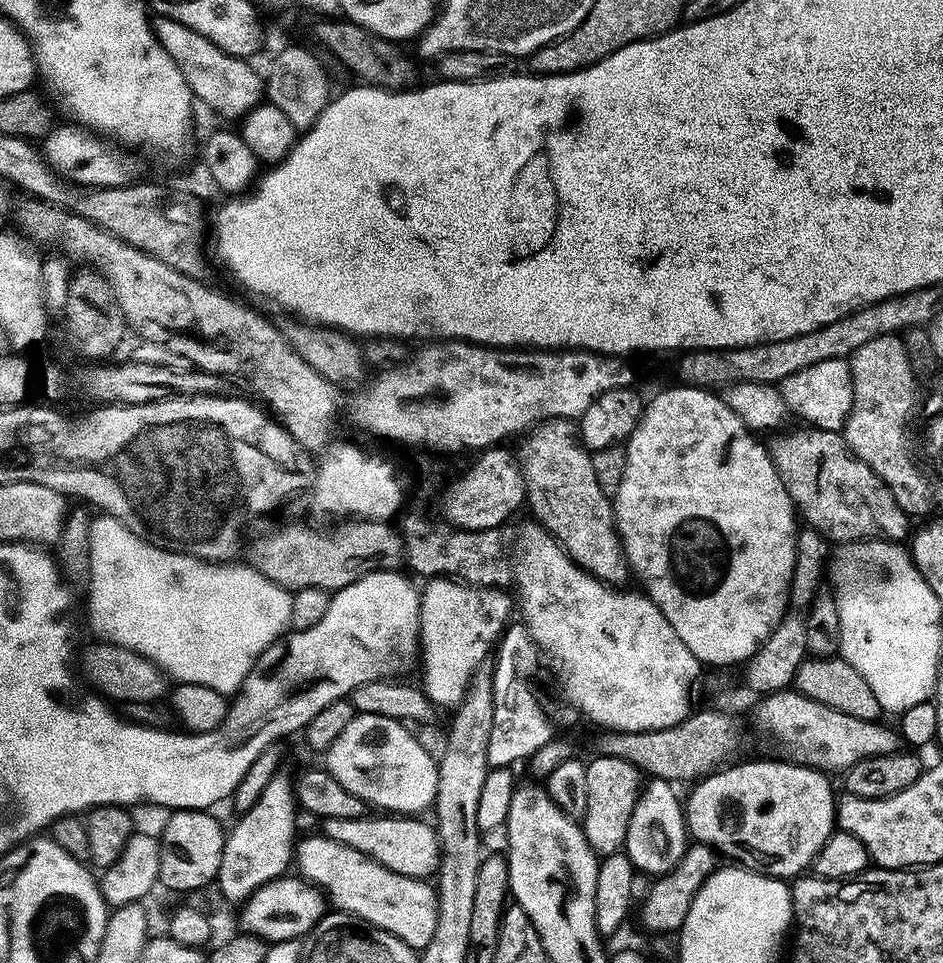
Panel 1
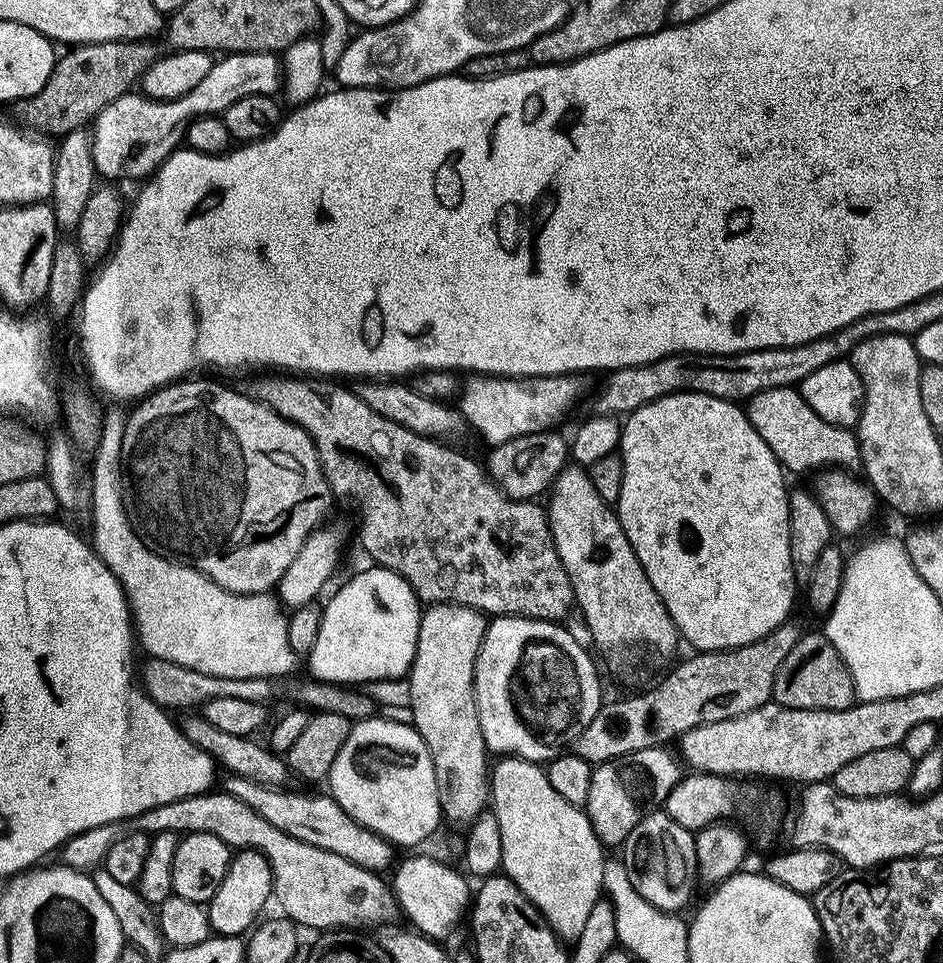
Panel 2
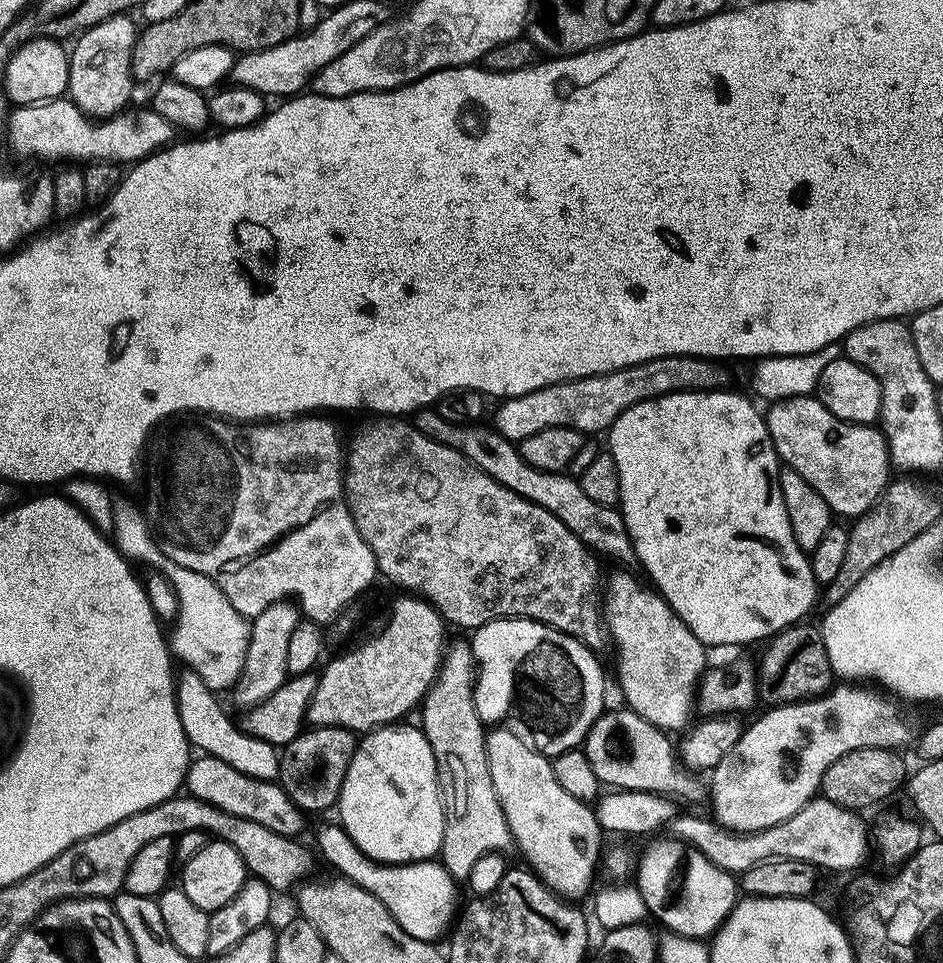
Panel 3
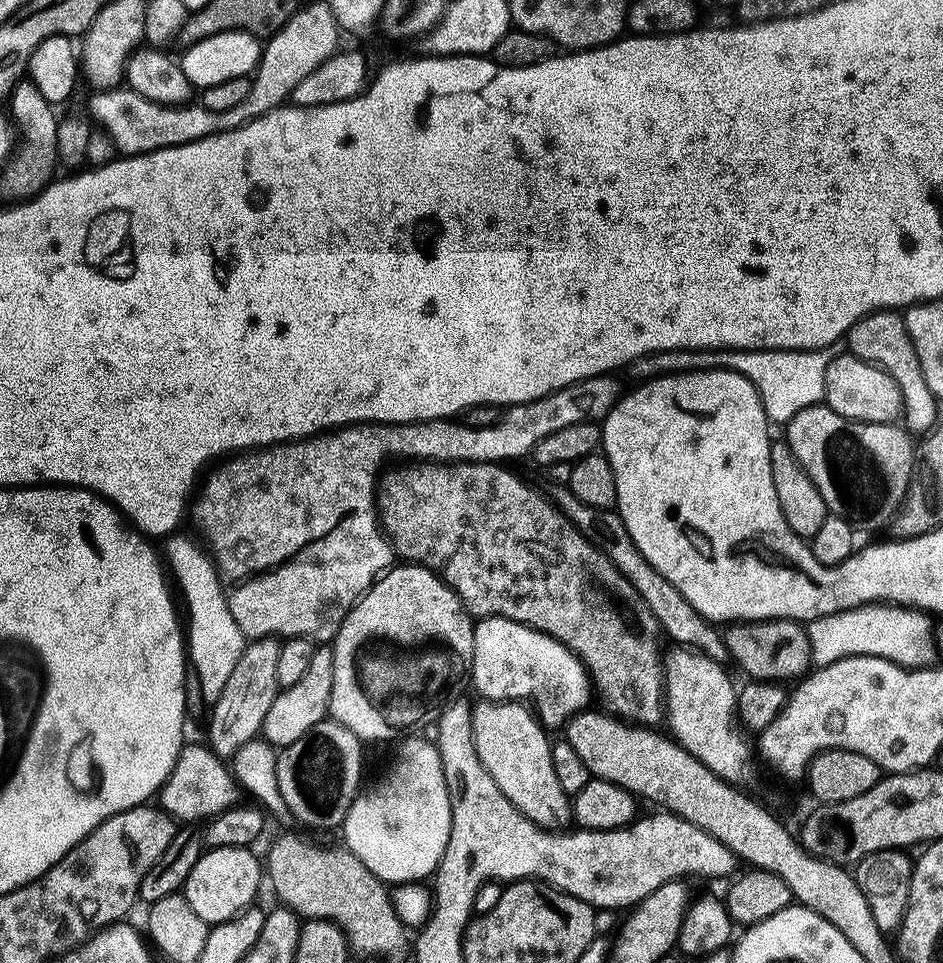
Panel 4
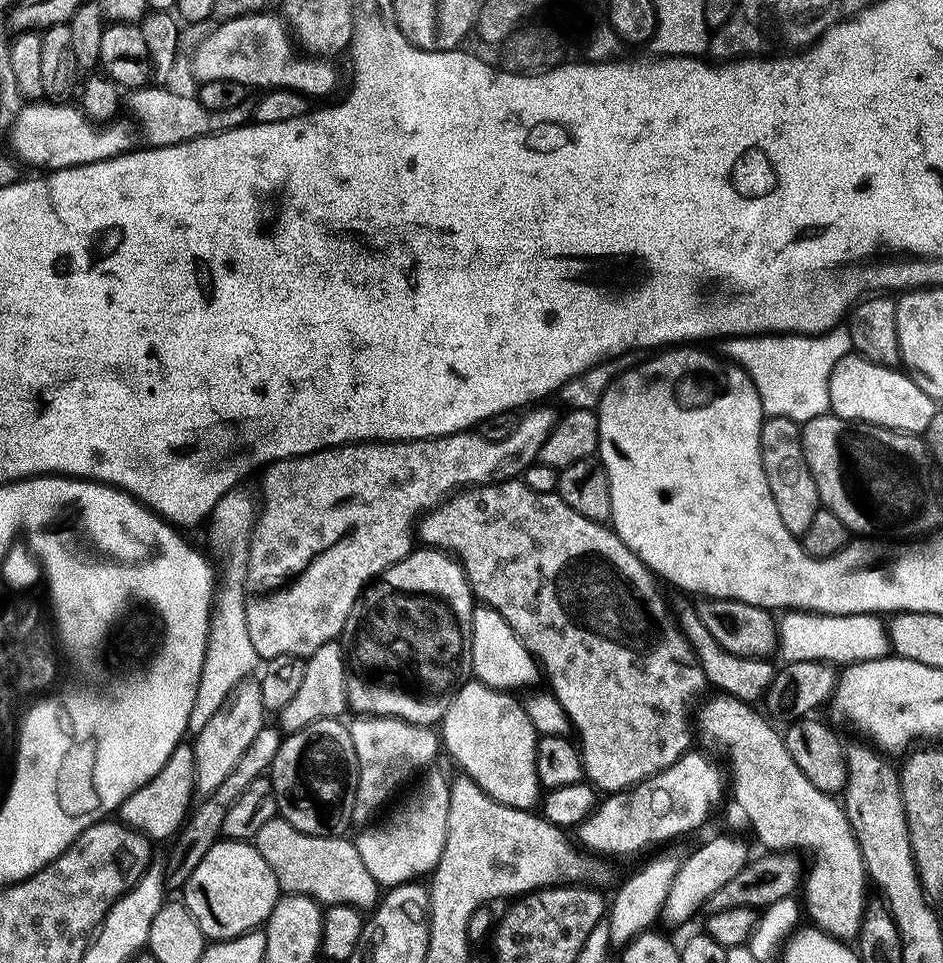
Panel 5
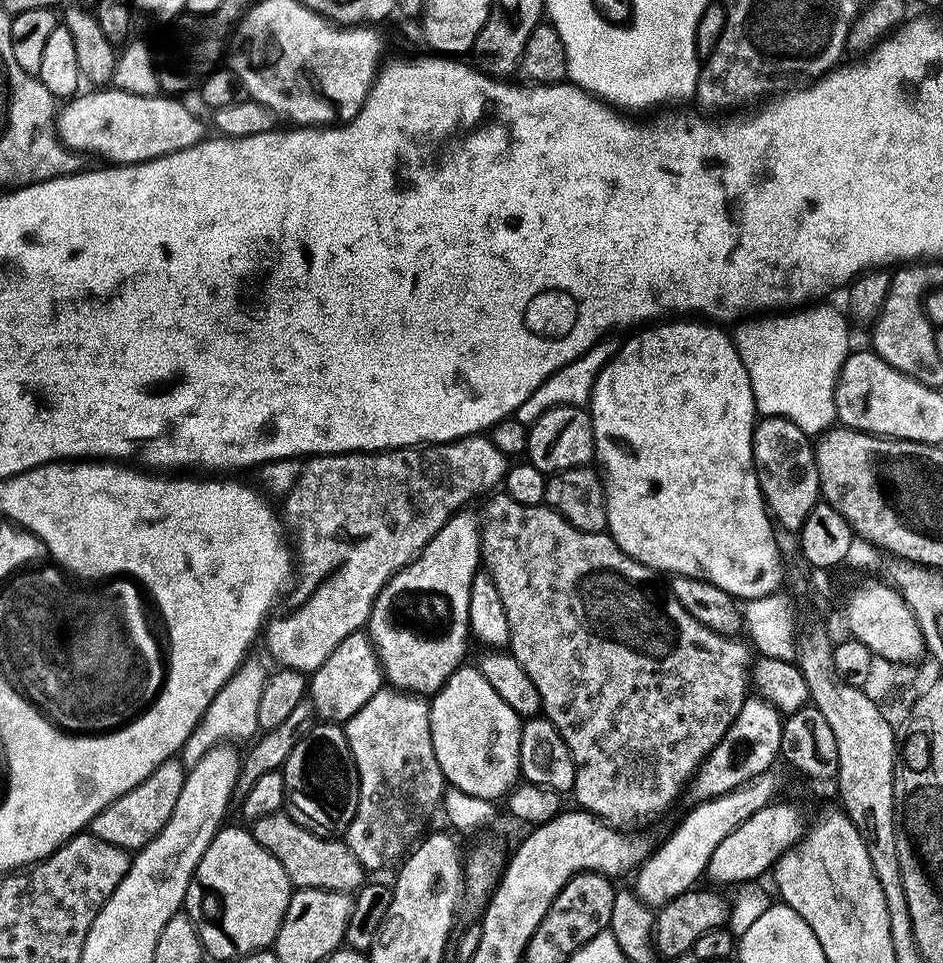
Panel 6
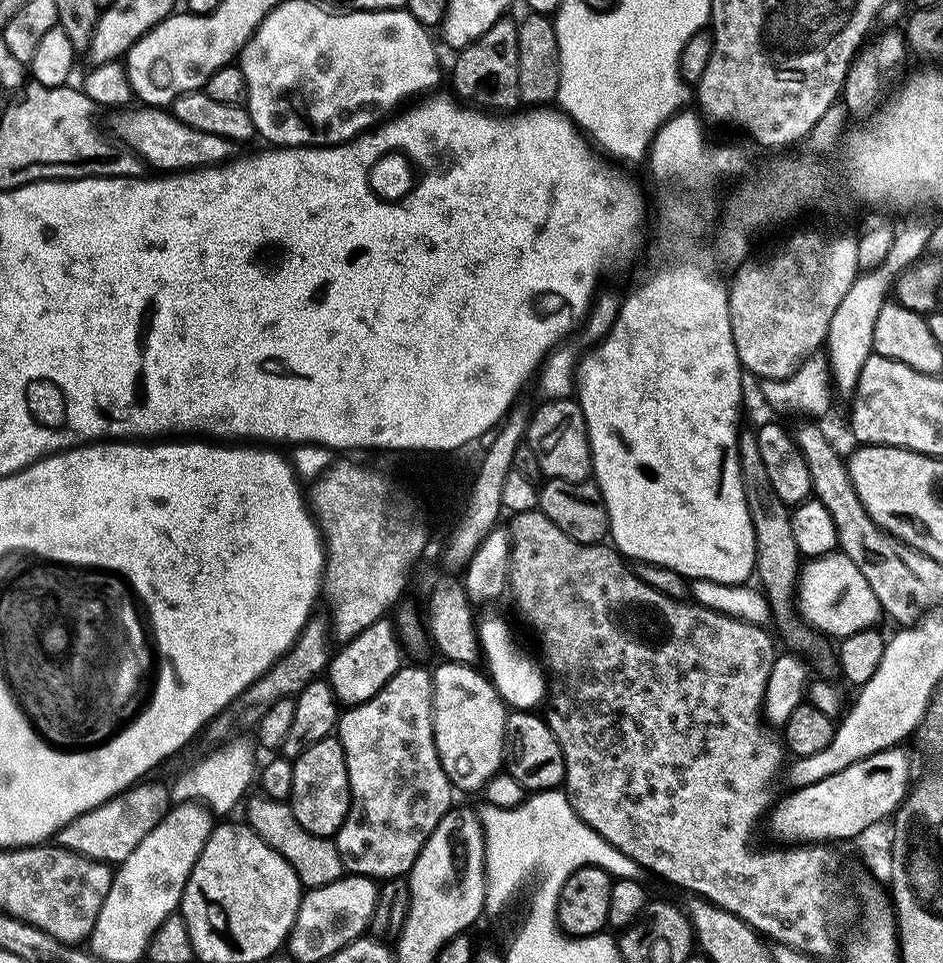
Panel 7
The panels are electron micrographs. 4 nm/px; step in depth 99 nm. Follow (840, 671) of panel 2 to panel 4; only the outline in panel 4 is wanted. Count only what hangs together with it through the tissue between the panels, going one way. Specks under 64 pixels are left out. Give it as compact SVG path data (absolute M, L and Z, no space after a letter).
M739 621L727 627L723 637L731 659L749 674L751 681L794 682L803 679L813 667L808 631L799 621Z

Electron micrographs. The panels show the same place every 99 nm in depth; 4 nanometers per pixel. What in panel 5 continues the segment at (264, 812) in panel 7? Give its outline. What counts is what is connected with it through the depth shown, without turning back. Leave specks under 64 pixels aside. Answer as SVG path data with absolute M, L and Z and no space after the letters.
M277 818L270 821L261 830L254 846L258 850L258 854L262 854L262 858L266 858L266 866L270 866L270 870L274 870L281 889L289 896L305 896L328 908L350 907L359 910L375 909L382 899L381 884L374 878L374 874L370 874L370 870L366 870L366 862L362 862L362 854L356 849L356 845L351 839L314 838L302 834L297 828L292 828L290 822Z

